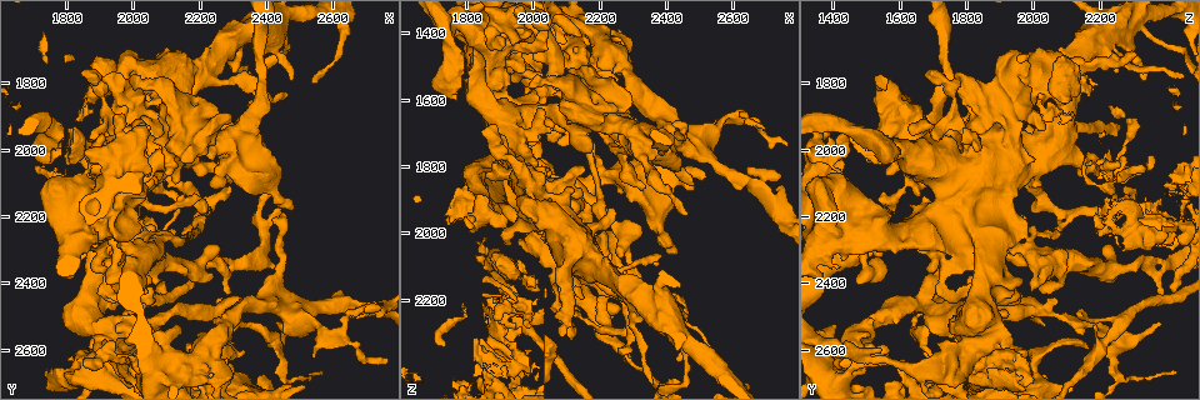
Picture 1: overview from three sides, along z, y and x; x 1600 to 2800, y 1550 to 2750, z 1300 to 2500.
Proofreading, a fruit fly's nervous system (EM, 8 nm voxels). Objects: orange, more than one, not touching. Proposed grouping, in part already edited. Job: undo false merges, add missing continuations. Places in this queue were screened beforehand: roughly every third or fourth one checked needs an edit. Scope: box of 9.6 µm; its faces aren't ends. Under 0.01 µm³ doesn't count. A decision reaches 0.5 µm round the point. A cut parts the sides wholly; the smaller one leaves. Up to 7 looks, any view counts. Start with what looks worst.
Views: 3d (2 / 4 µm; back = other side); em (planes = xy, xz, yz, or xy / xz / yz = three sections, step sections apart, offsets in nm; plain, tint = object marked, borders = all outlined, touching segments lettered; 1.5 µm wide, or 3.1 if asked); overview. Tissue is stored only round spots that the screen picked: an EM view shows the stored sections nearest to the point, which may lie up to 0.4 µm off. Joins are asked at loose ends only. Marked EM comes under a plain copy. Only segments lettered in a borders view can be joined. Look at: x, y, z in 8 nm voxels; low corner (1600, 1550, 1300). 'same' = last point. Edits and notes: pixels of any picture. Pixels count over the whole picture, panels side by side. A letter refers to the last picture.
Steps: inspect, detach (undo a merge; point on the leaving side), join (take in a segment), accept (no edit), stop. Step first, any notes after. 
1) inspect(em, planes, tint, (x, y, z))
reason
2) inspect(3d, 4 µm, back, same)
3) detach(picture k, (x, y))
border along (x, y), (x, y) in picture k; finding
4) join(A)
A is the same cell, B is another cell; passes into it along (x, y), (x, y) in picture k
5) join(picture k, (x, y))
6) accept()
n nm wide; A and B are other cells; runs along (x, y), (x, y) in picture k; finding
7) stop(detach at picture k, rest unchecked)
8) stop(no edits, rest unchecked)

inspect(em, yz, step 4, tint, (1850, 2530, 2190))

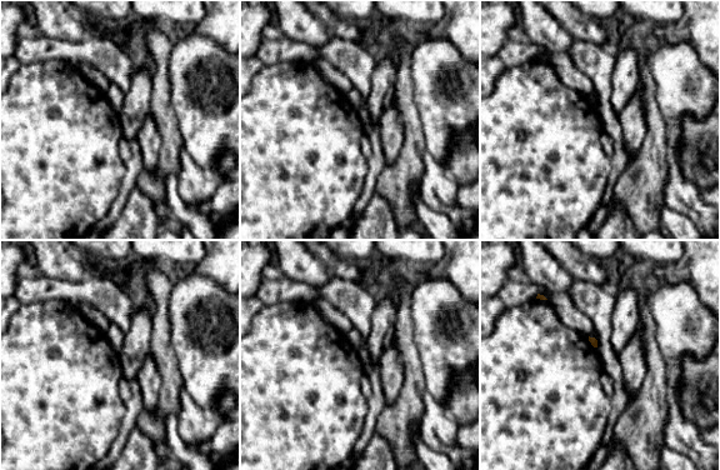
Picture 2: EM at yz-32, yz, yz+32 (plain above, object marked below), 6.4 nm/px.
inspect(em, planes, borders, same)

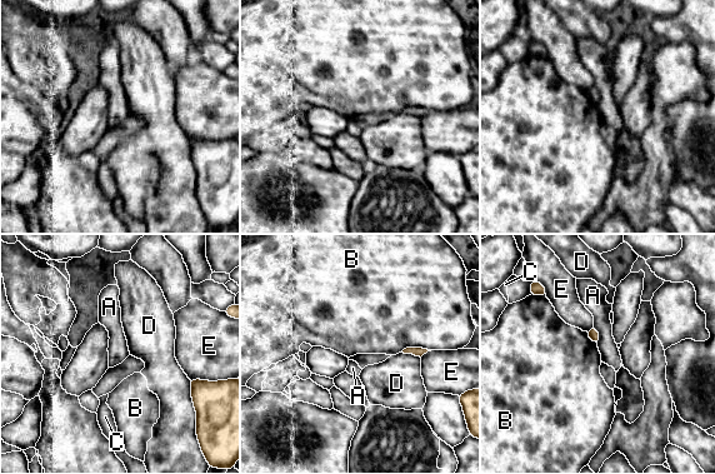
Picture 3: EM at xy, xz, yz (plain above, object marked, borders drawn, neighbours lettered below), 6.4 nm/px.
accept()
A, B, C, D and E are other cells; border along (594, 325), (599, 334), (598, 344) in picture 3; no lettered segment goes on from it

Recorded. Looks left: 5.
inspect(3d, 4 µm, (1770, 2210, 1370))
thick turns thin

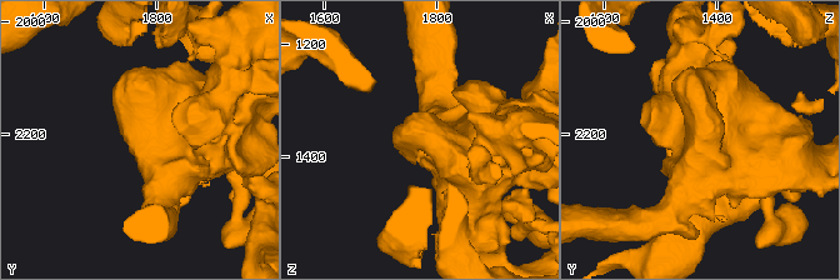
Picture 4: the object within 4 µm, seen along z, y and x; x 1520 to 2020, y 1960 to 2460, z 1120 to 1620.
inspect(em, planes, borders, (1765, 2210, 1375))

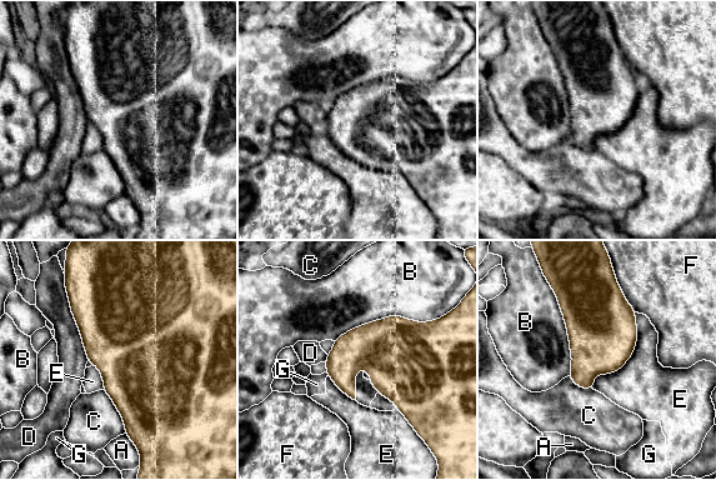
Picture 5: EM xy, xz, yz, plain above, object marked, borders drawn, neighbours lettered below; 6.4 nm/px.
accept()
A, B, C, D, E, F and G are other cells; border along (636, 313), (632, 355), (592, 389) in picture 5; one neuron here

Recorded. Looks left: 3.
inspect(em, planes, borders, (2090, 1720, 2310))
free end

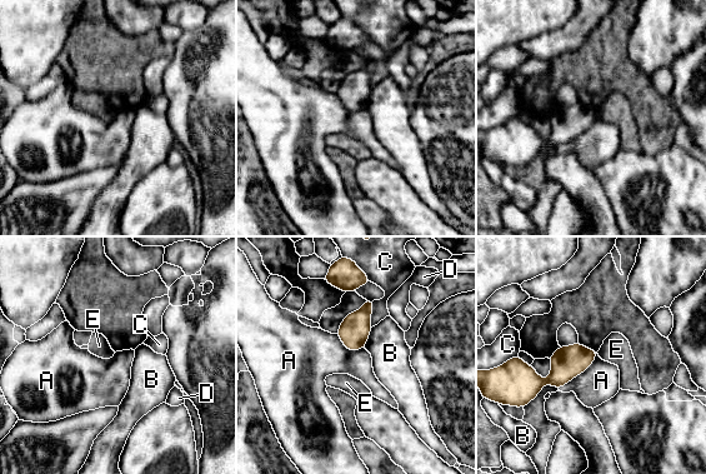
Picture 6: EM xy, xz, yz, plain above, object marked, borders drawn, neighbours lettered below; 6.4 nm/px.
accept()
A touches over 340 nm; A, B, C, D and E are other cells; border along (597, 354), (585, 370), (559, 389) in picture 6; none of them fits

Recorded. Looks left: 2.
stop(no edits, rest unchecked)

